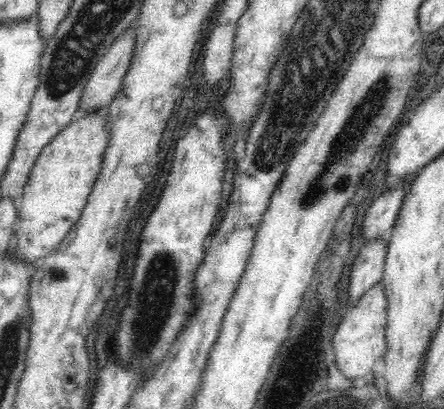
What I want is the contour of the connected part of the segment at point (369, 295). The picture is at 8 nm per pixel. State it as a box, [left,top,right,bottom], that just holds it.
[334,283,388,380]

